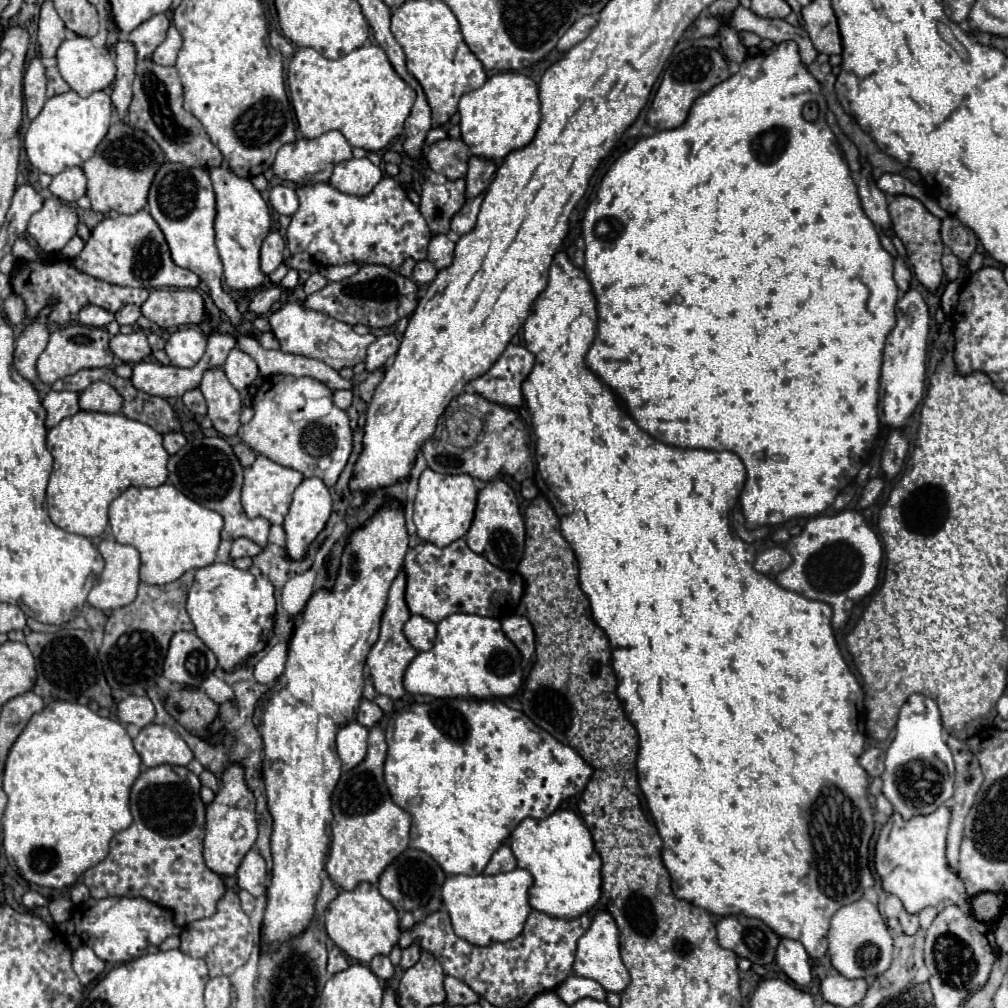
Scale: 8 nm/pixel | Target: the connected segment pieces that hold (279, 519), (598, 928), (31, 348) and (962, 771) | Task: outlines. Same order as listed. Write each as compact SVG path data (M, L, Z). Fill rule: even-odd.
M258 456L252 466L244 468L244 486L242 486L242 506L250 518L262 516L270 524L282 524L284 516L292 502L292 492L298 488L298 484L304 480L304 476L298 470L280 466L266 456Z
M598 912L592 920L592 926L578 940L572 974L596 980L606 992L620 994L628 986L630 974L628 974L628 970L620 958L620 932L618 932L618 926L616 926L614 918L610 916L610 912Z
M44 308L40 312L40 316L16 340L14 368L18 370L20 376L24 376L30 382L34 382L38 378L36 376L36 360L38 360L40 352L44 352L44 348L48 344L48 336L50 336L48 328L46 328L48 312L50 312L50 308Z
M950 736L948 748L952 750L952 756L954 756L956 774L954 774L954 810L952 810L952 820L950 820L948 838L946 838L946 858L952 872L958 874L958 850L962 842L964 818L968 816L968 810L974 804L976 792L980 790L984 776L982 776L978 758L966 748L964 742Z

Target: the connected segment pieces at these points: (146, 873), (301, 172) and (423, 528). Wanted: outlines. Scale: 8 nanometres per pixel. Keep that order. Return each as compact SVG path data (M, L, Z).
M156 766L148 768L138 776L130 794L130 810L134 816L132 826L118 832L110 842L110 854L96 866L84 872L84 884L90 888L92 898L104 896L148 896L148 900L156 900L156 904L164 904L164 908L172 908L176 912L176 924L184 926L200 918L212 916L216 912L216 902L224 894L222 878L208 870L202 858L202 842L204 842L204 804L198 794L198 786L190 786L190 782L176 774L174 766Z
M332 130L332 132L326 132L326 134L312 138L312 140L300 138L292 144L284 144L276 154L272 170L280 180L288 180L288 182L294 182L294 184L326 182L332 174L332 168L338 162L344 162L344 160L350 160L350 158L352 158L352 148L350 148L348 140L342 136L342 132Z
M426 468L418 482L418 494L414 498L414 524L418 528L418 536L436 546L448 546L454 540L466 536L476 508L478 488L474 486L472 476L468 474L448 474L442 476L430 468Z

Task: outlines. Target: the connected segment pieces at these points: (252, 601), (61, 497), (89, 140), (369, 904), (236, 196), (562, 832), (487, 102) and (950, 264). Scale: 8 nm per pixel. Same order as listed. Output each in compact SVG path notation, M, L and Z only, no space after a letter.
M216 562L196 570L186 608L196 626L196 634L218 656L218 664L232 672L236 664L266 646L268 634L274 628L274 586L264 574Z
M80 410L74 416L64 418L58 426L48 430L48 450L54 456L54 470L50 474L46 502L52 522L72 534L86 538L100 536L108 526L108 504L120 496L130 486L160 486L168 478L168 452L162 446L162 434L158 434L148 424L126 418L124 414L102 414L102 412L84 412Z
M74 90L52 96L46 100L42 112L30 122L24 134L24 148L34 168L44 174L56 176L66 168L80 166L88 160L100 140L106 136L112 122L112 102L106 92L94 92L88 98L78 96Z
M360 882L354 890L338 892L326 910L326 932L340 950L362 964L368 964L376 954L390 954L400 938L396 908L368 882Z
M214 168L210 172L216 192L216 248L224 264L224 280L232 290L252 290L264 282L260 270L260 246L270 232L270 210L250 180L238 178L232 170Z
M556 810L544 820L524 818L510 836L510 848L518 860L518 868L532 874L534 882L528 890L530 906L552 918L576 918L586 914L600 898L602 860L594 850L592 834L578 813Z
M498 72L490 76L484 86L466 92L458 104L462 140L476 156L492 156L500 162L512 148L522 148L532 142L540 124L538 86L532 78L520 72Z
M946 252L944 258L942 258L942 266L944 266L944 274L946 274L946 278L950 282L958 278L958 274L960 274L960 260L954 254Z

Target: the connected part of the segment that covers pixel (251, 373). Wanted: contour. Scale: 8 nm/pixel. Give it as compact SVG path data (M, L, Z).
M234 348L228 358L226 358L226 364L224 364L224 374L228 376L230 384L236 388L236 390L244 390L248 388L256 376L258 376L258 366L256 362L242 350Z

